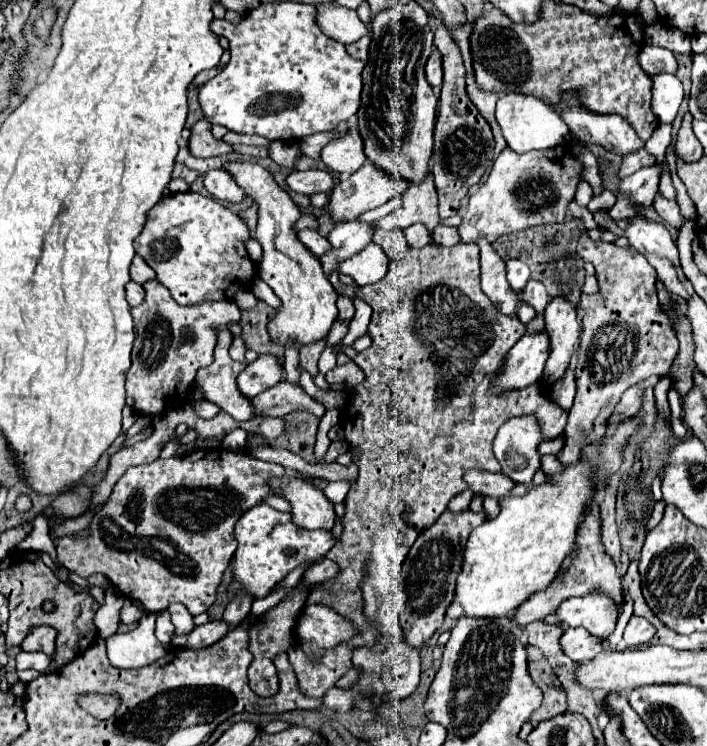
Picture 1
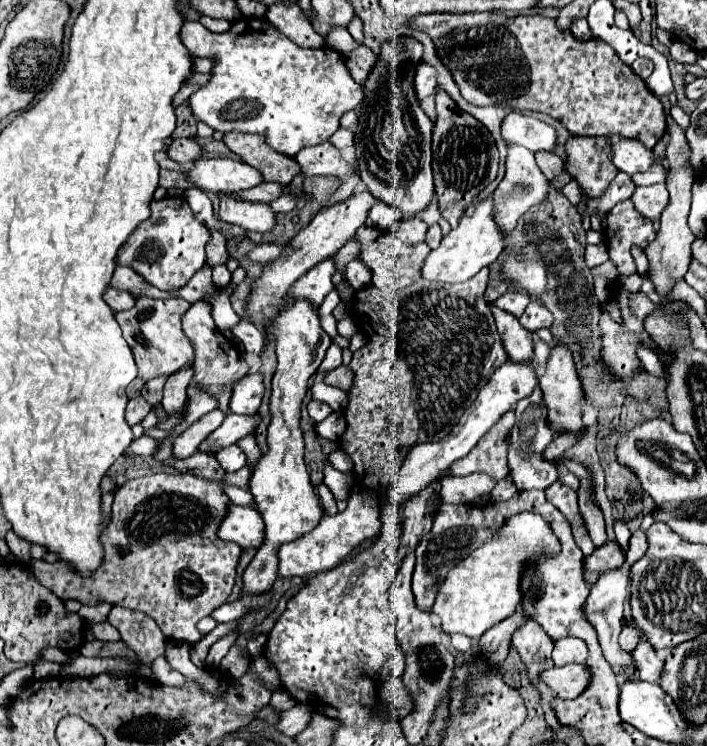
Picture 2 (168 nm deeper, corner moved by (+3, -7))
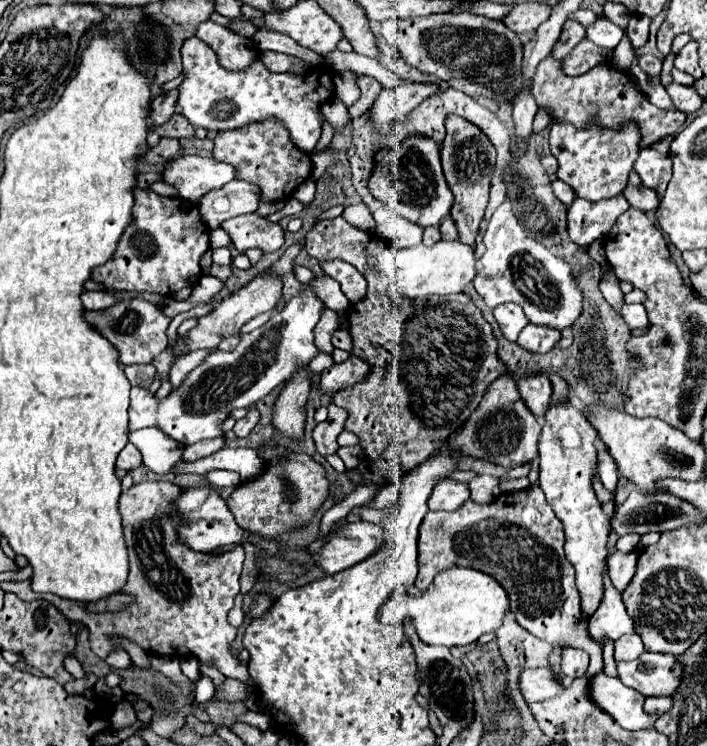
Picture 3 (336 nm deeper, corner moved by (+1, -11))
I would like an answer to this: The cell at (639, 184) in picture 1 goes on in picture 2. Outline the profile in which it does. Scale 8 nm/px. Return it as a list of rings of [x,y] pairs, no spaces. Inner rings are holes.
[[[631,200],[617,204],[607,214],[605,226],[605,244],[609,248],[609,260],[617,266],[621,276],[635,274],[635,258],[631,248],[647,248],[655,240],[655,228],[651,220],[641,216]]]

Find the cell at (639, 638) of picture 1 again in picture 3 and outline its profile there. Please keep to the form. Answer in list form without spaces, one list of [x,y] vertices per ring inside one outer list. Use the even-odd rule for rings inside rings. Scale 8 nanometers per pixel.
[[[637,634],[621,636],[615,642],[615,660],[635,660],[643,652],[645,652],[645,648],[643,648],[643,642]]]

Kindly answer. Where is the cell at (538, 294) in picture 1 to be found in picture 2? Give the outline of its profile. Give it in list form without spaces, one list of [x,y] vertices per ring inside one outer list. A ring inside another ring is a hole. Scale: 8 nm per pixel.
[[[533,300],[533,302],[525,308],[525,314],[519,318],[519,322],[521,322],[521,326],[523,326],[525,330],[535,332],[535,330],[539,330],[539,328],[551,328],[553,316],[551,316],[551,312],[549,312],[545,306],[541,306],[539,302]]]

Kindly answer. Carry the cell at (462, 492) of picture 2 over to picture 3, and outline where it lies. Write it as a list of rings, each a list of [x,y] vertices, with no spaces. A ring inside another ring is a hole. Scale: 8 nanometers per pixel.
[[[443,480],[435,486],[435,492],[429,500],[429,510],[455,510],[469,500],[469,486],[455,480]]]

